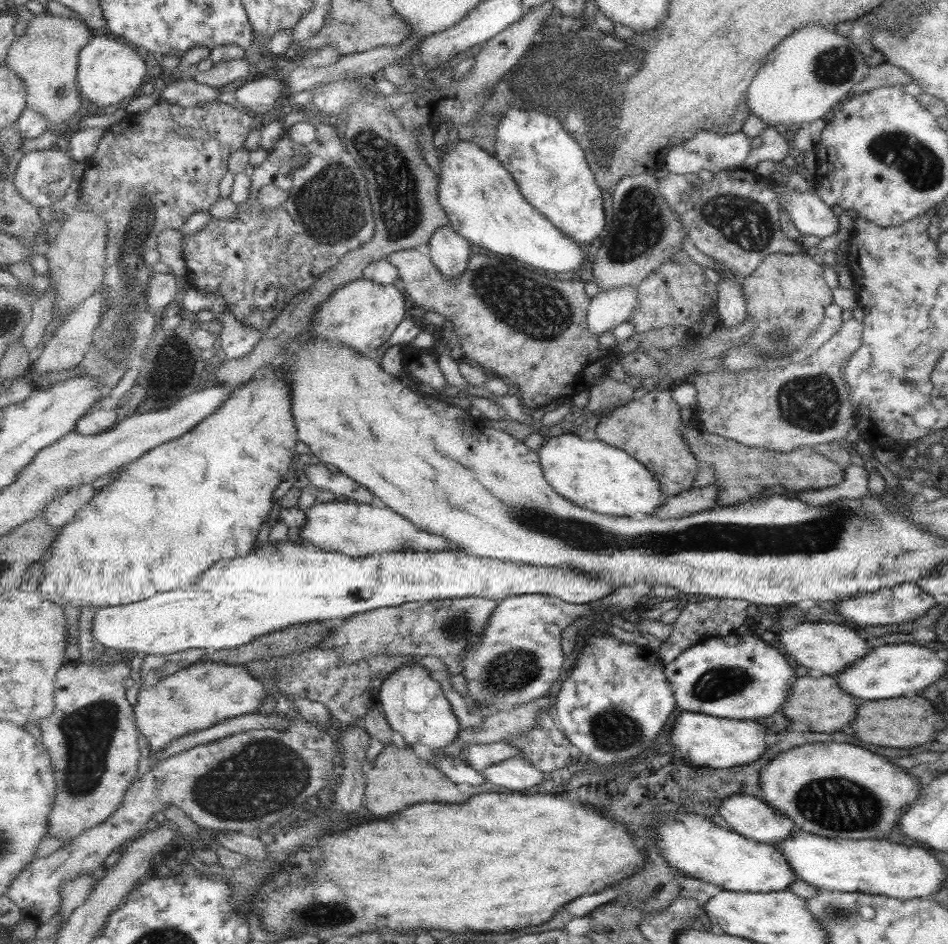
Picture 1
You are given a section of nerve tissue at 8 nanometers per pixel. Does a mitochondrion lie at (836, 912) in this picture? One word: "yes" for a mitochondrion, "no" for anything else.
yes

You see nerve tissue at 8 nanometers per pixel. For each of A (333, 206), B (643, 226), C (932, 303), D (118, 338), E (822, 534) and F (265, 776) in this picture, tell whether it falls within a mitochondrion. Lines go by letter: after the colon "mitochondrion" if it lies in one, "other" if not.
A: mitochondrion
B: mitochondrion
C: other
D: mitochondrion
E: mitochondrion
F: mitochondrion

